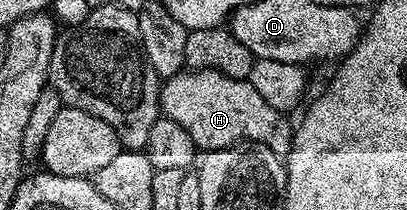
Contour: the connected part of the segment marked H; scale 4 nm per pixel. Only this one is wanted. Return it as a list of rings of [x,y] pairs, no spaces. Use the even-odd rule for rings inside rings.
[[[188,68],[181,73],[175,74],[172,78],[163,79],[162,85],[159,87],[159,109],[162,111],[163,117],[174,120],[178,124],[182,124],[182,128],[186,128],[186,132],[190,132],[190,136],[194,140],[194,144],[204,152],[233,146],[234,143],[245,140],[266,144],[274,153],[281,156],[287,155],[292,148],[292,135],[294,133],[293,123],[288,123],[289,119],[285,117],[285,115],[279,114],[277,110],[270,108],[270,104],[266,104],[266,100],[262,100],[262,96],[258,96],[258,92],[252,86],[251,81],[242,78],[231,78],[217,70],[193,70]]]

